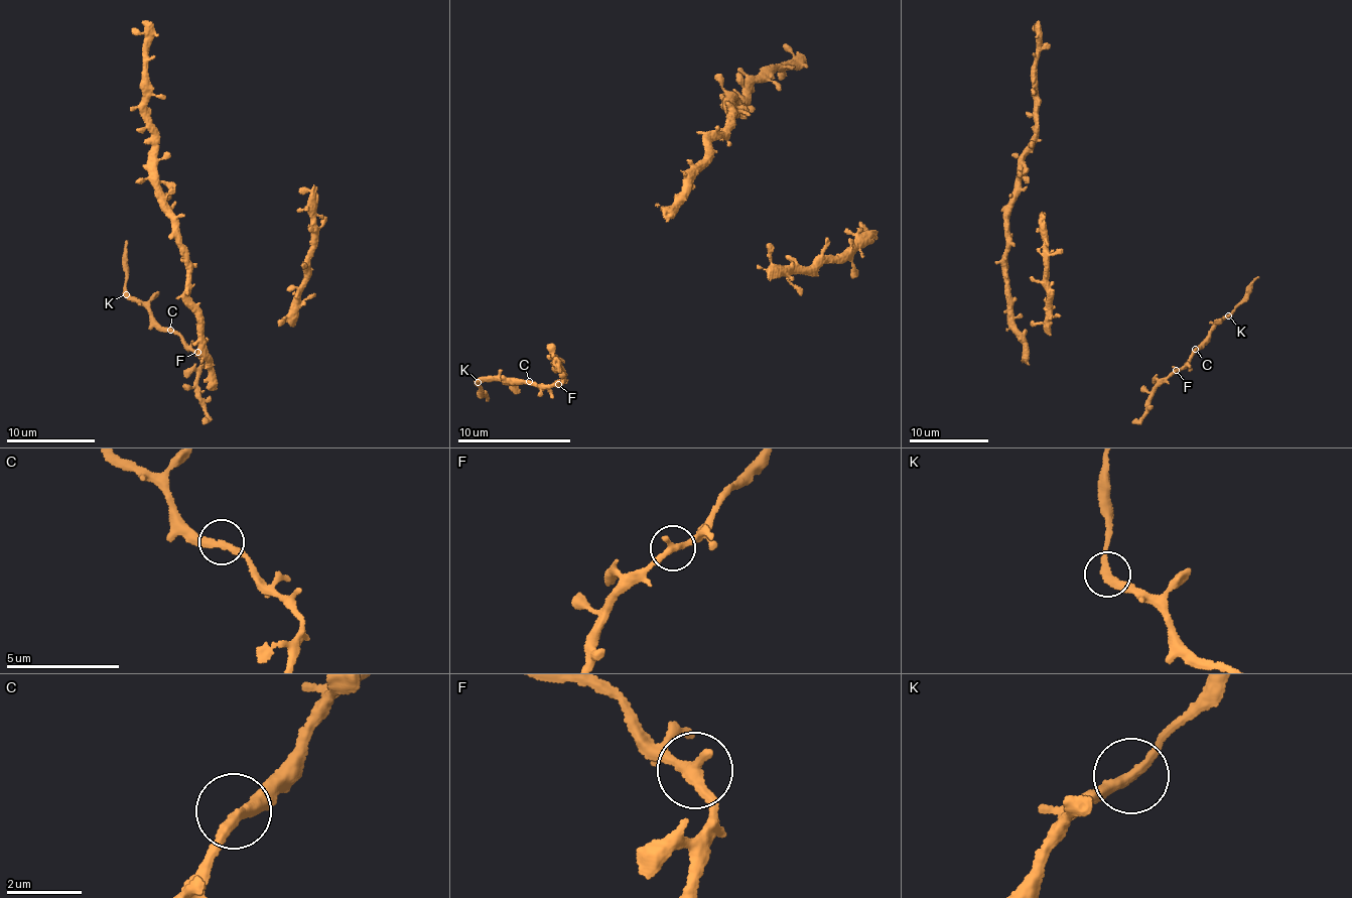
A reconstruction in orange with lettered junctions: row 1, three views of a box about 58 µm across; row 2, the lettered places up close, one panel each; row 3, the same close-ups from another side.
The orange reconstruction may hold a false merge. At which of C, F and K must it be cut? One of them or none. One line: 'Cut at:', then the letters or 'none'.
Cut at: none

